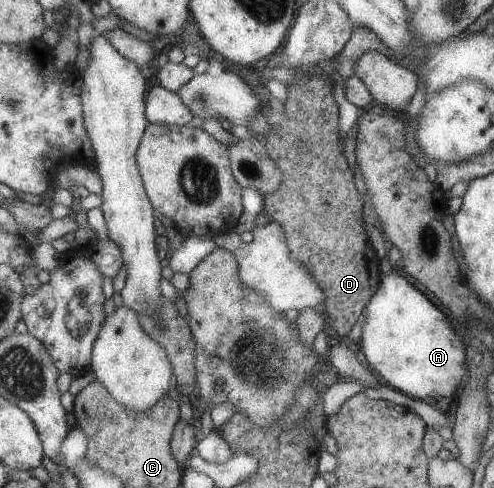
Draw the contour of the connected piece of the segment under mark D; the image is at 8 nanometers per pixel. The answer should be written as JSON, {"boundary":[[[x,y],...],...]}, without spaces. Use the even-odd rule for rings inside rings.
{"boundary":[[[322,74],[300,78],[293,86],[286,86],[287,99],[283,102],[284,111],[275,117],[272,129],[267,135],[258,138],[265,146],[269,157],[281,170],[281,181],[273,193],[262,196],[263,213],[268,220],[277,222],[285,232],[285,241],[291,257],[298,259],[313,276],[317,285],[325,294],[324,317],[325,329],[338,336],[346,336],[362,309],[375,293],[381,272],[379,258],[368,242],[362,215],[360,214],[360,192],[354,188],[355,178],[340,152],[338,138],[338,112],[330,94],[330,76]]]}

